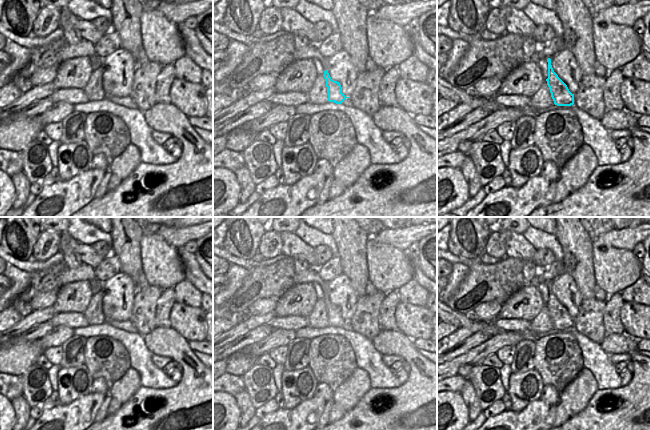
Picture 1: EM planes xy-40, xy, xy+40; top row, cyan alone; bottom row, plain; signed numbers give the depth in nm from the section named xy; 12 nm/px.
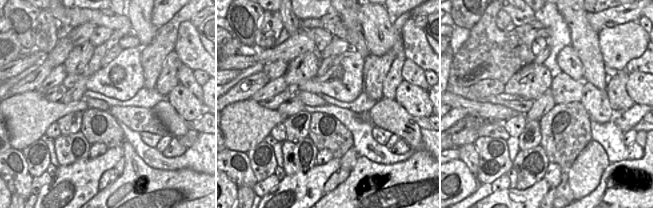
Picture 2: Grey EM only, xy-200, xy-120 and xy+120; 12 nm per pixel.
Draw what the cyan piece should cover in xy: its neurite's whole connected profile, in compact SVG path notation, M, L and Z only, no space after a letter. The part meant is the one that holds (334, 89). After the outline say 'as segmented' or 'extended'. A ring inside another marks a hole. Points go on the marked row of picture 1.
M310 43L308 46L295 49L293 58L294 60L312 60L317 58L322 63L329 102L341 104L346 98L349 98L342 93L340 83L331 79L328 73L328 59L319 53L318 45Z | extended

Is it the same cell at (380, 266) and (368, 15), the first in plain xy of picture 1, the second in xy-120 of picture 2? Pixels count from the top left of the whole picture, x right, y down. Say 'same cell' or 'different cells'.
same cell

